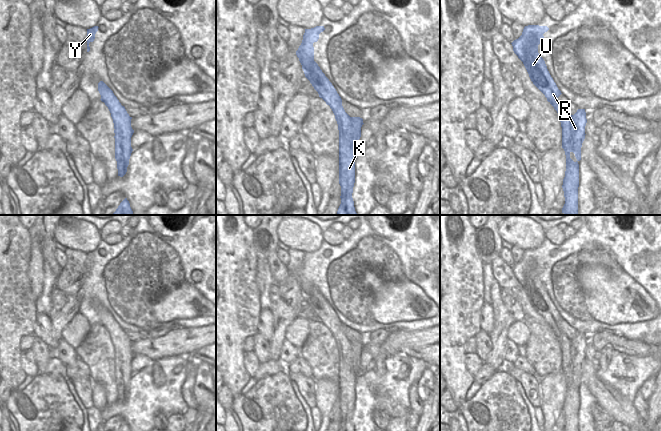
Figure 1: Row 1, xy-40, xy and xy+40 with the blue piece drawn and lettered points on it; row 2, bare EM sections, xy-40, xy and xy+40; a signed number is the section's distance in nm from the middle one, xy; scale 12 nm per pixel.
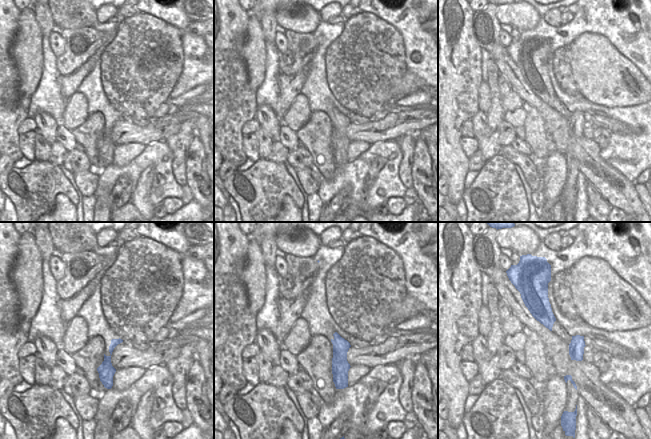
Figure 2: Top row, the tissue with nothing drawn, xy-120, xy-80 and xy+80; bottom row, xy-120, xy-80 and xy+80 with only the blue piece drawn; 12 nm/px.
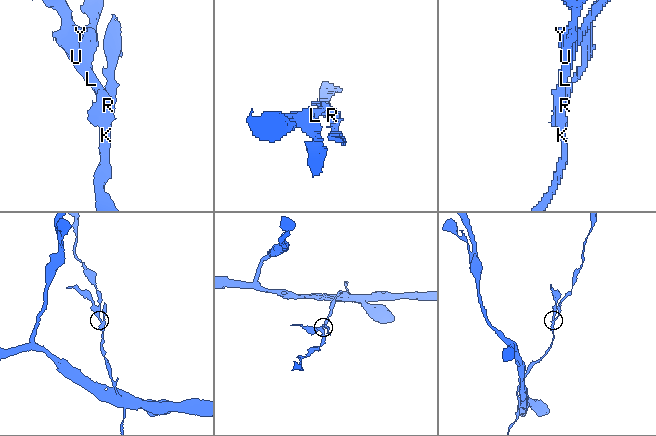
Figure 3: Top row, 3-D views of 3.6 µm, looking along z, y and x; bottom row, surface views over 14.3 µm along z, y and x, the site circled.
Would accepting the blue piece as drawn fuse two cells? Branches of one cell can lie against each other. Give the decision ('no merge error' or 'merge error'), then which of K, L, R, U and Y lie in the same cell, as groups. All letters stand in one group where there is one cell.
no merge error; K L R U Y

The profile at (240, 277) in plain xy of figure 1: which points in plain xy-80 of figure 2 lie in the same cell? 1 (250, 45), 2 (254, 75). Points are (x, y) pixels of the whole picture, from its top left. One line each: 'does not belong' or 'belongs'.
1: does not belong
2: does not belong

